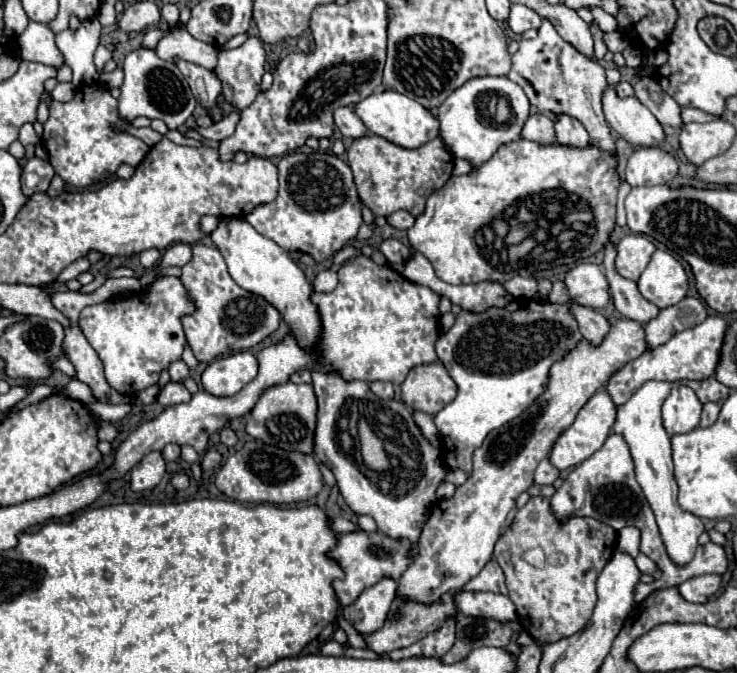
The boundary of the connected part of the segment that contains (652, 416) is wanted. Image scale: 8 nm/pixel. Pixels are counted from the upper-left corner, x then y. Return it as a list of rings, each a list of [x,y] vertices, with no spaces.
[[[646,382],[626,404],[622,404],[618,408],[614,432],[620,434],[630,448],[630,454],[632,454],[634,466],[636,466],[636,480],[654,510],[654,516],[656,516],[656,522],[660,528],[660,536],[662,536],[668,556],[676,564],[682,566],[692,560],[694,550],[698,546],[698,536],[706,528],[698,516],[682,510],[680,504],[676,502],[678,486],[676,486],[674,470],[672,470],[670,436],[666,434],[666,430],[662,426],[662,418],[660,418],[660,408],[662,408],[664,400],[668,398],[670,388],[672,388],[670,382]]]

